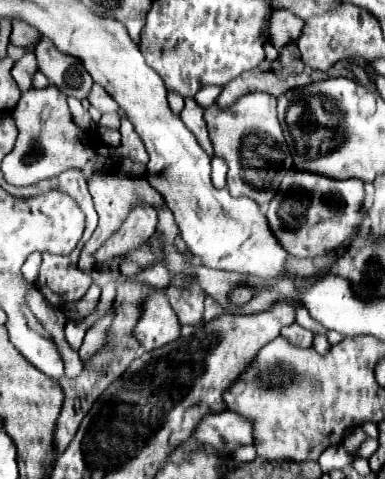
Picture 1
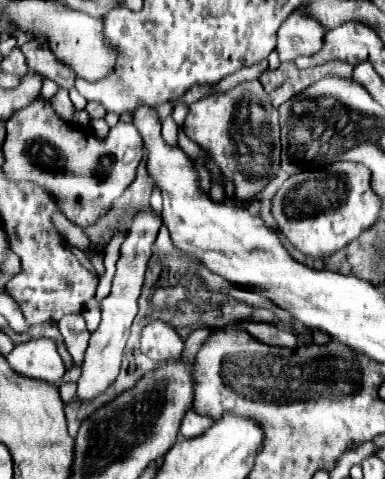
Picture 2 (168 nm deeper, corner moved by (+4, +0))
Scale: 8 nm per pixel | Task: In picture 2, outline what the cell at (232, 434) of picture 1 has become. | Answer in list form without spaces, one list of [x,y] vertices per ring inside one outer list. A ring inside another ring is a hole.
[[[192,408],[184,414],[182,418],[182,426],[180,426],[180,434],[184,438],[196,438],[200,434],[204,434],[210,426],[212,426],[212,418],[206,418],[206,416],[200,416],[196,414]]]

